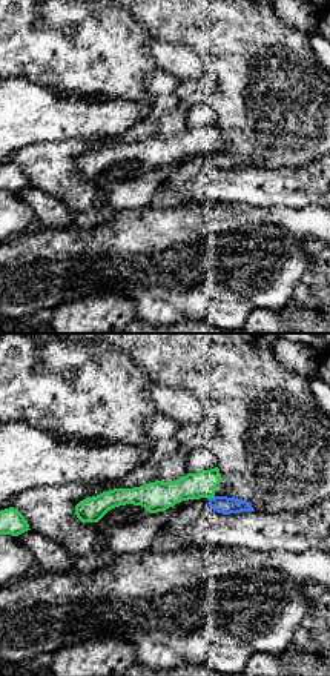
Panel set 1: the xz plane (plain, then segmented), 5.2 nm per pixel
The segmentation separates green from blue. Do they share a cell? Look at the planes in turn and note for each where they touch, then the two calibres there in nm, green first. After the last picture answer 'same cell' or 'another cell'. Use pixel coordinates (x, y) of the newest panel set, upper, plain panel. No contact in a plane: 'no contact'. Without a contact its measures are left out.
contact (212, 152); calibres 140 and 90 nm

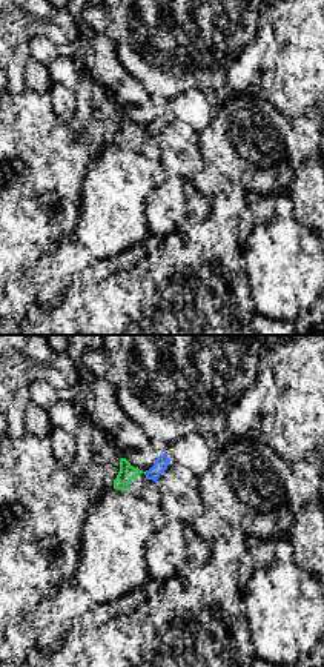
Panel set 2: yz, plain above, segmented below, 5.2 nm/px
no contact

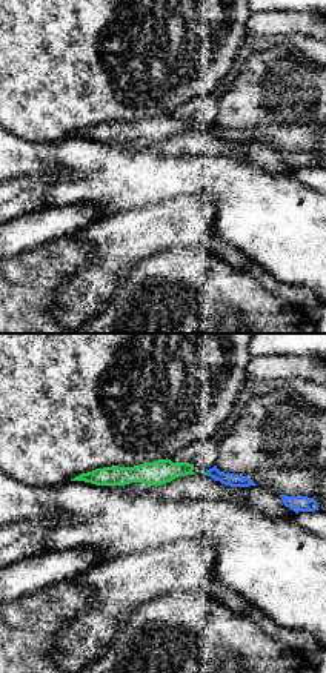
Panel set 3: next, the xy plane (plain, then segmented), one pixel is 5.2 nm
no contact

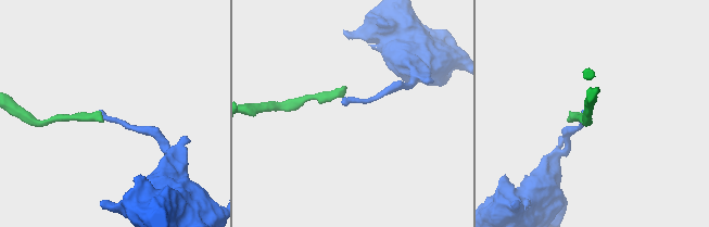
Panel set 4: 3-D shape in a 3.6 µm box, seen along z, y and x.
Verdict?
another cell

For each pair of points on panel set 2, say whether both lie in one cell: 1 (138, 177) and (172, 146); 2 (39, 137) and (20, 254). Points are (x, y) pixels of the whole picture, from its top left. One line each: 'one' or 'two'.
1: two
2: one

